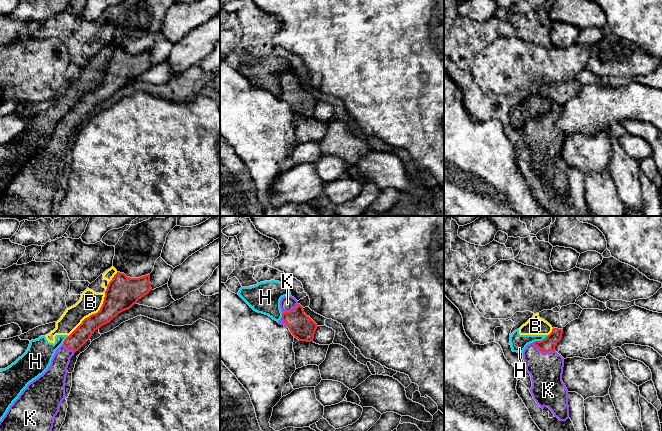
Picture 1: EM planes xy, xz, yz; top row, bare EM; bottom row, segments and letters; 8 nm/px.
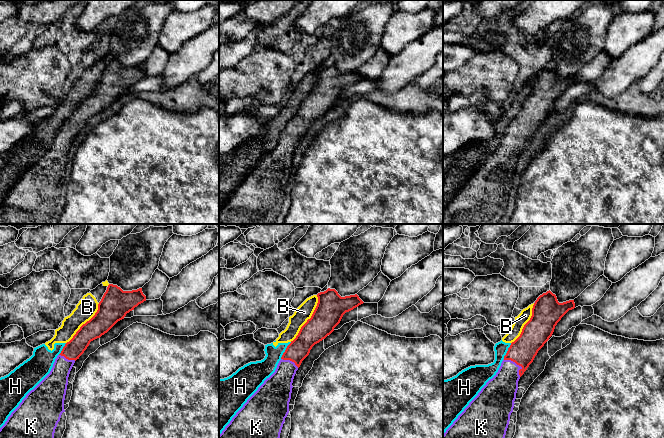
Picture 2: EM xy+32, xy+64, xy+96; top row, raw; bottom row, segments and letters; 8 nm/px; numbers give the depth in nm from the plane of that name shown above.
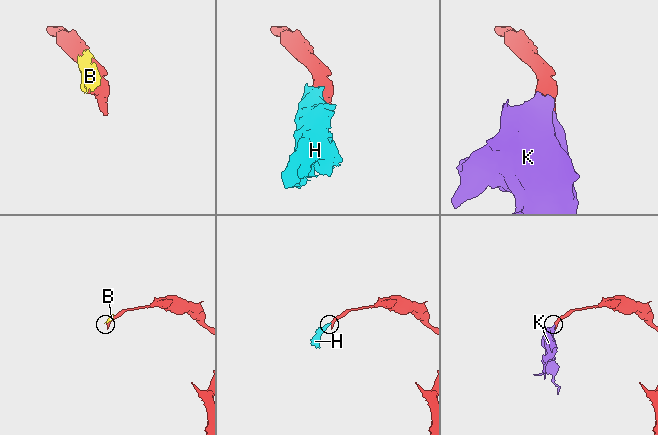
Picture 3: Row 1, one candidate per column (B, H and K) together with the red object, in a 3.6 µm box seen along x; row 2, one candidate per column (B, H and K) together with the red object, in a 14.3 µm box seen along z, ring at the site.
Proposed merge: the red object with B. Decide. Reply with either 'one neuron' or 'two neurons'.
two neurons

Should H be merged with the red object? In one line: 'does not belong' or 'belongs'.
does not belong

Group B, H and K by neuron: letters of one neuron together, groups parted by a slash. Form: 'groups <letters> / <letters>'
groups B H / K

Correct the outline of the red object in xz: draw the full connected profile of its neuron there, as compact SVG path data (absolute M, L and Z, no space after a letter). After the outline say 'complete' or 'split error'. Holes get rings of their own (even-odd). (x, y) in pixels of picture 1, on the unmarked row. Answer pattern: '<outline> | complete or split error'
M284 72L280 76L282 93L279 100L287 102L292 111L299 117L311 118L317 100L304 89L303 83L292 72Z | split error

